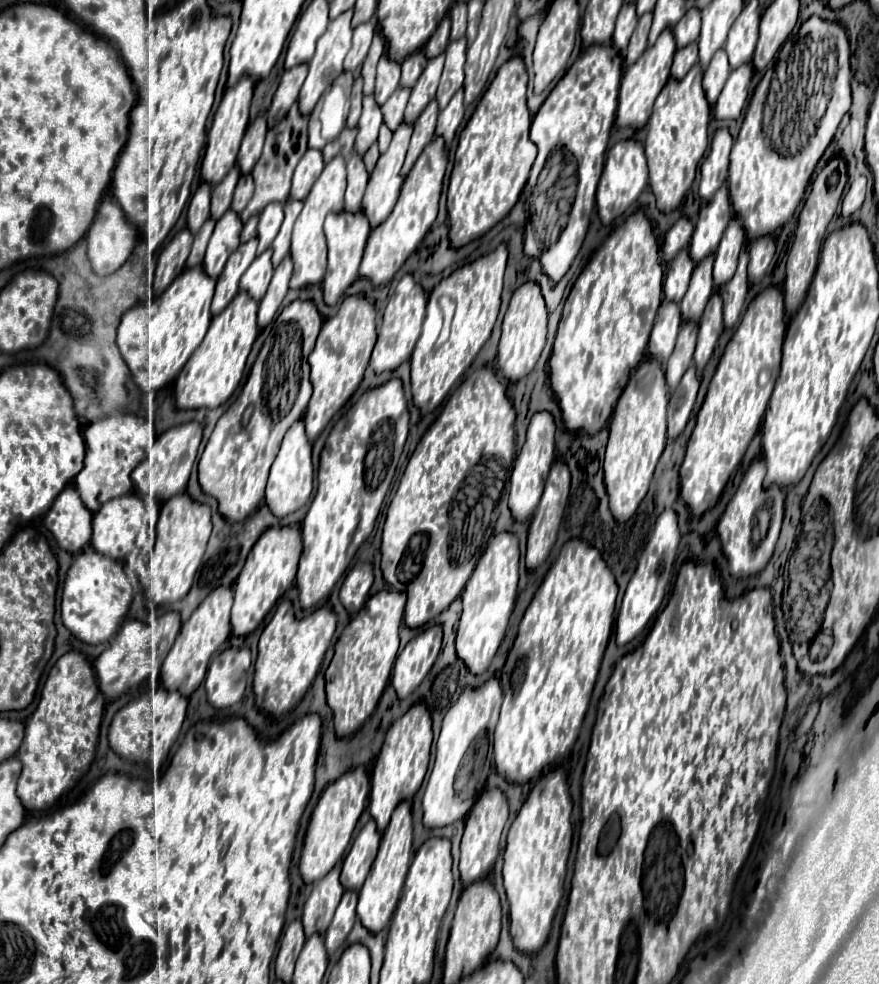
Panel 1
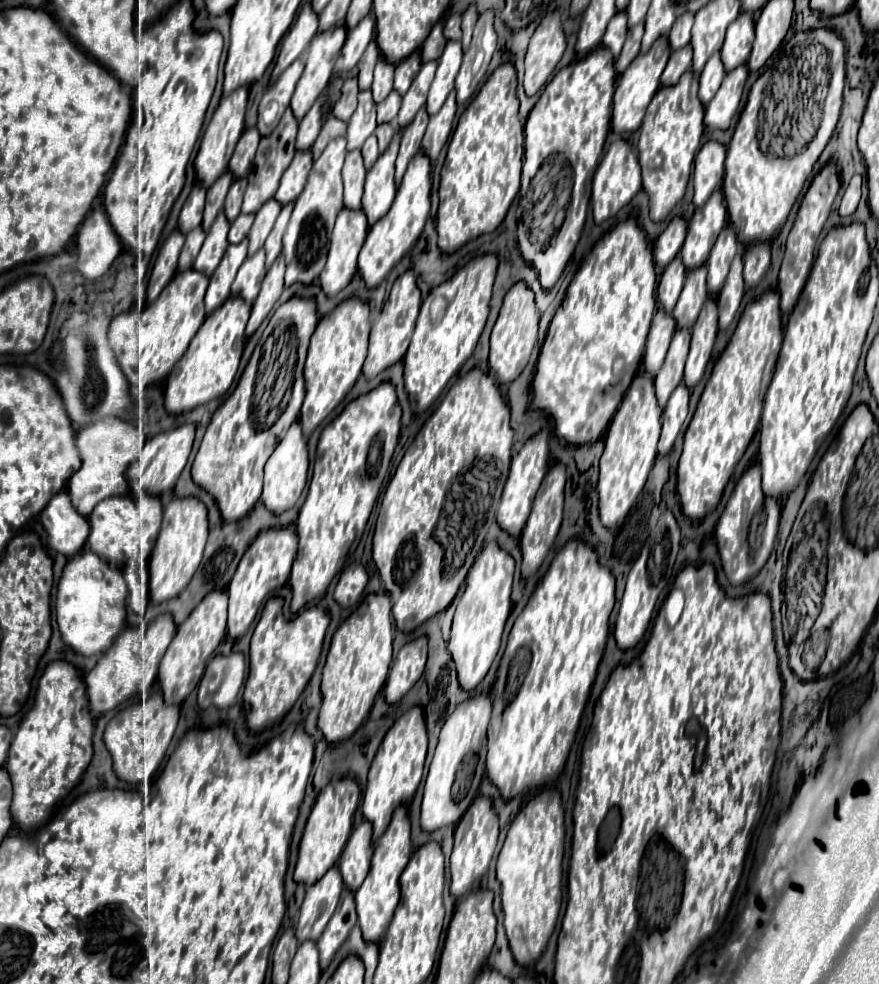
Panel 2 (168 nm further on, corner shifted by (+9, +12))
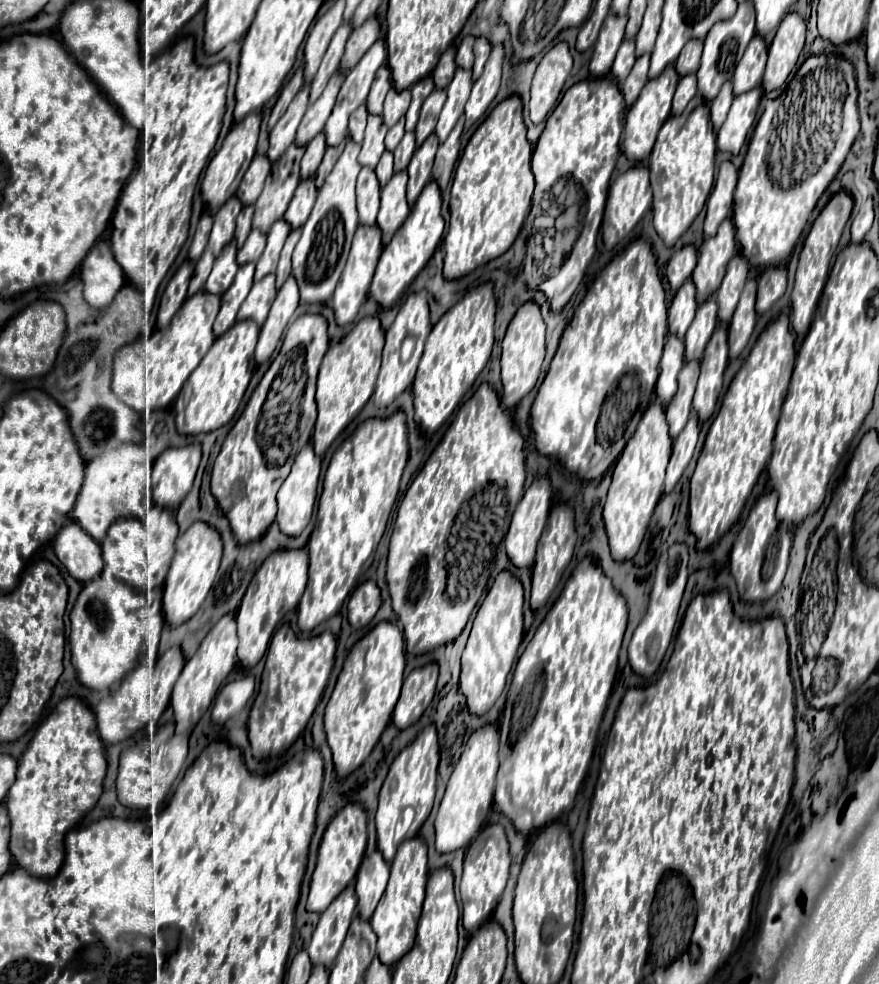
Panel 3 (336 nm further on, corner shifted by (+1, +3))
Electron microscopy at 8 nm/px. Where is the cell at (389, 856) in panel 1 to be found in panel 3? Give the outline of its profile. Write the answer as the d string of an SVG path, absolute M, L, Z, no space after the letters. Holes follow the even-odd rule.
M420 837L404 839L398 847L398 853L390 865L390 879L388 887L370 919L374 933L378 935L378 957L384 965L394 965L414 943L416 937L416 923L420 917L422 901L424 901L424 887L426 887L428 867L426 867L426 843Z

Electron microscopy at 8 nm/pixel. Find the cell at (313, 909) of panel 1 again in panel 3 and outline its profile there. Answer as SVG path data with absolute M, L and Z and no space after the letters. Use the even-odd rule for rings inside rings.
M350 883L330 905L324 913L320 913L320 921L312 933L312 941L308 945L308 955L314 965L332 967L348 925L356 911L356 893L354 885Z

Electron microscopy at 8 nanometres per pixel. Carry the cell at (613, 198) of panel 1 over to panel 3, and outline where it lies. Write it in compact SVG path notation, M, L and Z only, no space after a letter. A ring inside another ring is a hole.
M630 167L628 171L620 173L610 185L608 199L606 199L606 211L602 221L602 235L604 235L606 249L612 249L622 237L626 237L640 221L640 217L650 209L650 205L652 205L652 189L650 189L648 167Z

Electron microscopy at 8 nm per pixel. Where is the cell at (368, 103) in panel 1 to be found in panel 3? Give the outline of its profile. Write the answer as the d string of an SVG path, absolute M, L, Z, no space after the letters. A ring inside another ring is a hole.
M368 115L368 127L366 127L366 135L364 135L364 143L362 143L362 151L360 151L360 165L368 165L368 167L376 167L380 155L384 153L384 135L386 135L388 127L384 125L384 119L380 115Z

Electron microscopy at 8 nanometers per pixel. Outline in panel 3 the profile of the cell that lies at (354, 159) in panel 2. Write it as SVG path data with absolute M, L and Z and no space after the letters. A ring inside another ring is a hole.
M362 167L356 183L356 197L358 197L358 215L362 225L374 225L376 213L380 207L380 185L376 179L374 169Z

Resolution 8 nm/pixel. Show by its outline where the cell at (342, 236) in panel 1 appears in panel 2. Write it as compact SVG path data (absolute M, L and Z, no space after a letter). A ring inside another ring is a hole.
M344 208L338 214L328 262L320 274L320 286L328 298L334 298L354 278L358 270L358 252L366 240L366 234L368 220L362 210Z

